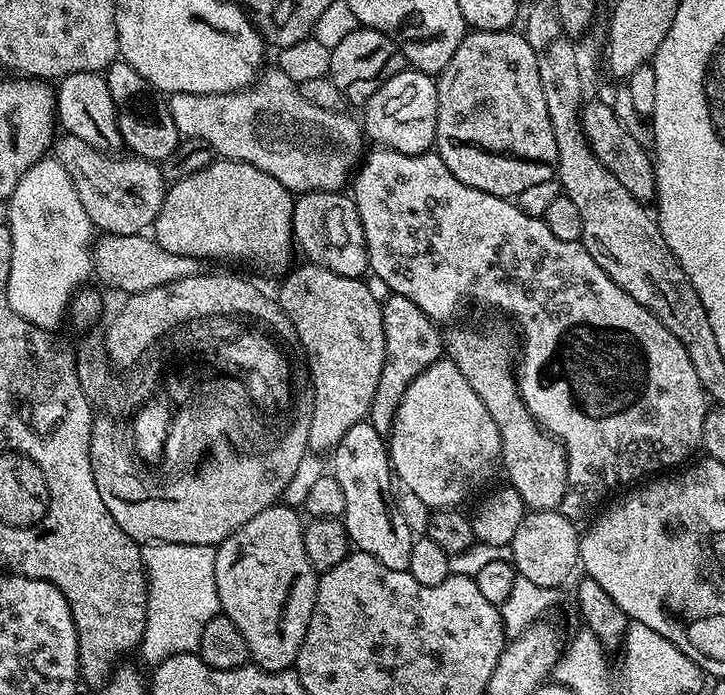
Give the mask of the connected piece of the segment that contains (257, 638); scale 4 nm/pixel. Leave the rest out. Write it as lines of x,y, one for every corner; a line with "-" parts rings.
283,502
271,504
262,514
254,514
246,526
234,530
230,538
215,545
214,582
218,586
220,612
238,626
238,634
246,638
251,663
264,672
287,672
295,665
314,610
318,573
306,558
305,525
302,520
300,524
299,515
295,507

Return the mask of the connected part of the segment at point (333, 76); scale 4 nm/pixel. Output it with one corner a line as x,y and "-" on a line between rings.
356,27
331,50
330,70
327,75
334,82
334,86
342,90
344,99
349,105
363,105
364,101
369,100
385,82
394,78
394,74
405,71
406,68
404,52
395,40
373,28

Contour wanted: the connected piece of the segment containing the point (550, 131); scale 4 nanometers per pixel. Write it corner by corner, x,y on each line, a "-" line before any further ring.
516,30
469,31
454,50
454,58
440,73
436,80
436,97
438,98
438,122
436,123
436,142
434,151
446,162
446,170
458,178
458,182
466,182
466,186
474,186
474,190
482,190
486,194
494,194
505,198
515,198
527,190
529,186
538,186
538,182
546,182
556,176
558,162
558,142
554,142
554,126
550,126
550,110
546,110
546,97
542,94
542,82
538,78
538,58
534,58
534,50
530,50
527,35
516,33

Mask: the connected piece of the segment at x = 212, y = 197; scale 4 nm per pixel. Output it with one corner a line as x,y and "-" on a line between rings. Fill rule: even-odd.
216,158
210,166
206,166
206,170
198,170
198,174
190,174
190,178
182,178
167,185
164,201
156,215
154,239
158,246
162,246
162,250
170,250
170,254
186,254
186,258
201,262
249,260
252,264
261,264
264,268
283,273
289,267
288,259
294,253
293,203
293,193
282,186
278,178
270,178
270,174
246,162

